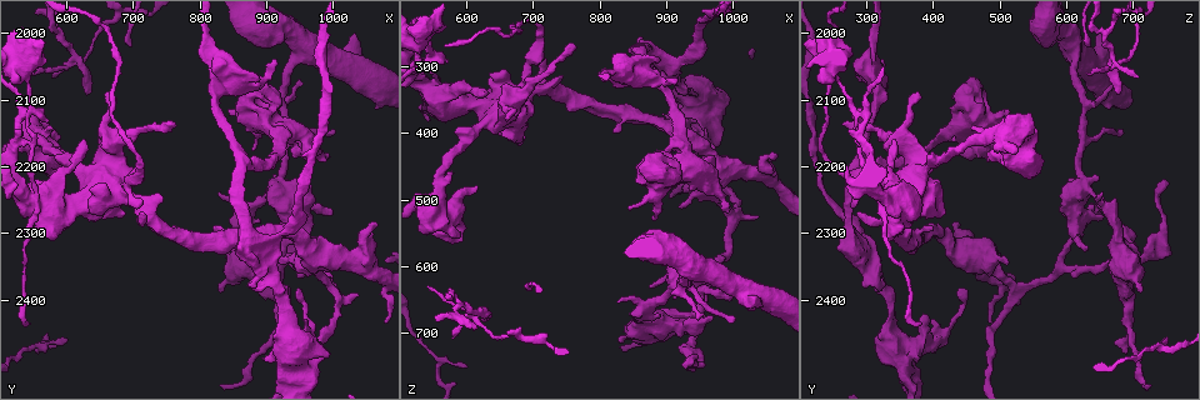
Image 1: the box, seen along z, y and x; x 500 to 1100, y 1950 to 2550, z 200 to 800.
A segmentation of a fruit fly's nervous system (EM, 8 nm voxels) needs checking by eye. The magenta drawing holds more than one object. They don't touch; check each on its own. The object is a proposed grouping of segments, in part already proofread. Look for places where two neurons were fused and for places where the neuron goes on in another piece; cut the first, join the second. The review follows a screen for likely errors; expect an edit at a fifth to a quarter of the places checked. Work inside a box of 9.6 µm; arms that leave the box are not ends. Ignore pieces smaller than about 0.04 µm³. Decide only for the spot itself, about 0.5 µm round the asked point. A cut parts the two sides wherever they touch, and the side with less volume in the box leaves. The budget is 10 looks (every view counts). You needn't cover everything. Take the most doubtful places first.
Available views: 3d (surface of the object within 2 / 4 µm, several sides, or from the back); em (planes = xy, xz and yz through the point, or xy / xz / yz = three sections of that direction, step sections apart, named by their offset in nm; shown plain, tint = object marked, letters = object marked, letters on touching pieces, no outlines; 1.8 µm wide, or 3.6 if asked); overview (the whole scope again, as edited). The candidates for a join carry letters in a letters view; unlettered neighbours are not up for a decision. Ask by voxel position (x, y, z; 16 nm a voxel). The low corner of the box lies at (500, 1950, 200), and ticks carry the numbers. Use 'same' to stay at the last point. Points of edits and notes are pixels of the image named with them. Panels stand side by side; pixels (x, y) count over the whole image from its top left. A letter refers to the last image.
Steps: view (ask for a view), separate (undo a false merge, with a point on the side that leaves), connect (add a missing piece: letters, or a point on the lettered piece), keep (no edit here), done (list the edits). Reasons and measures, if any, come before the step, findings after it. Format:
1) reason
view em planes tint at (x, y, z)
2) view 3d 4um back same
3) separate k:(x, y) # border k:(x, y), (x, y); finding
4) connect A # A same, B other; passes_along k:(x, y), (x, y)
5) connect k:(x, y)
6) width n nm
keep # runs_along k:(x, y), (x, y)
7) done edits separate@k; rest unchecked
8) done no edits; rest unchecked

thick turns thin
view em planes letters at (620, 2045, 665)

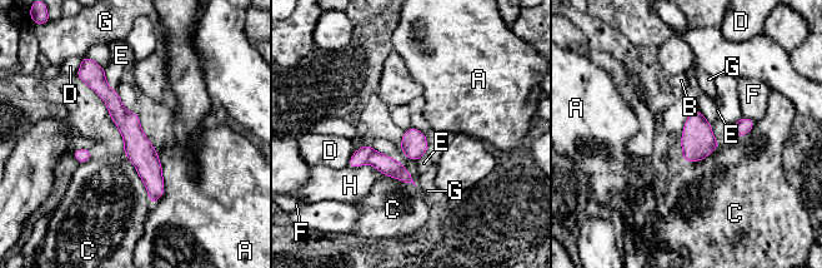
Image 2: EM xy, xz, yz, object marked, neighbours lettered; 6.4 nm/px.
longest_contact C 380 nm
separate 2:(360, 157) # A other, B other, C other, D other, E other, F other, G other, H other; part_leaving 2:(93, 73), (129, 124), (153, 200); two neurons meet here

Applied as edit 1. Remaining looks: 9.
see it whole again
view overview

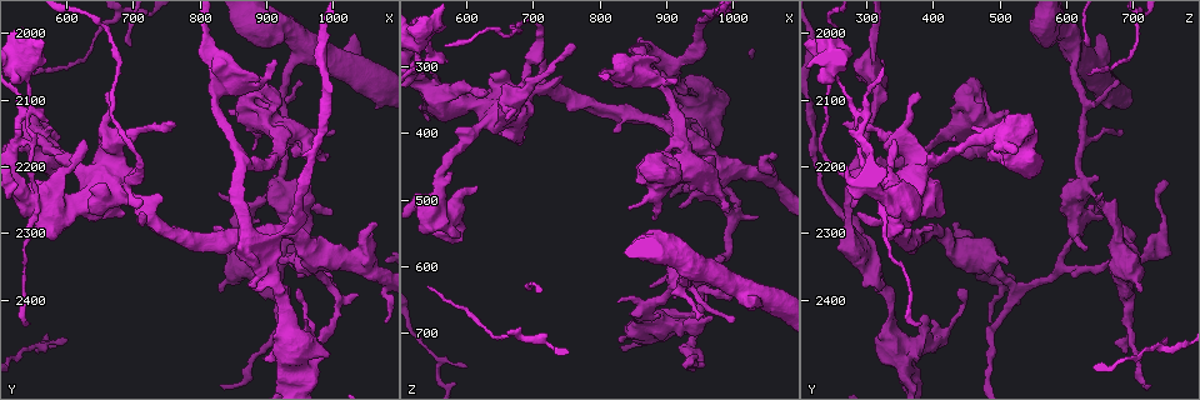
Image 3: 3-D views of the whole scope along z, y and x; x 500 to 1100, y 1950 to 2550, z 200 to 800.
a fork
view em 3.6um xz step 8 tint at (840, 2080, 315)

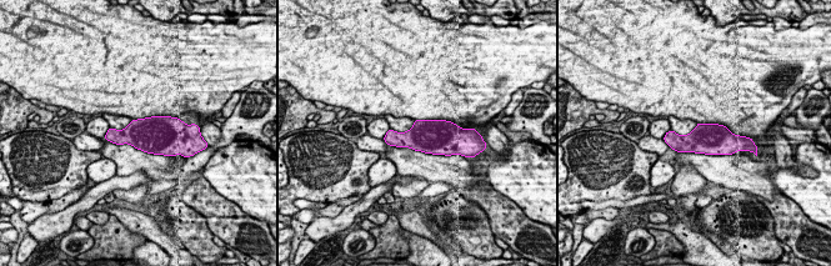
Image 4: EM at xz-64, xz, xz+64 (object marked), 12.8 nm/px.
another direction
view em 3.6um planes letters same

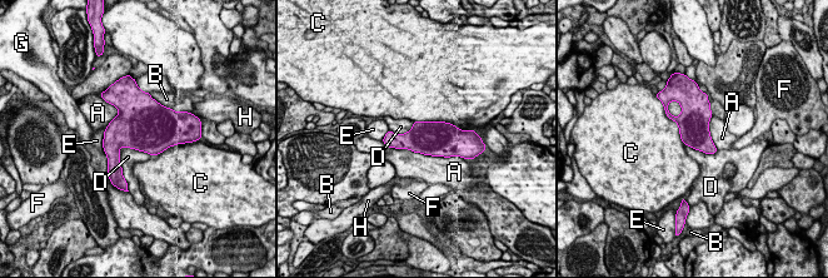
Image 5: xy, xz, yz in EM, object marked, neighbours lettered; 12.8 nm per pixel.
keep # A other, B other, C other, D other, E other, F other, G other, H other; one neuron here

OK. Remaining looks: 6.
branch stops here
view em planes letters at (990, 2190, 520)

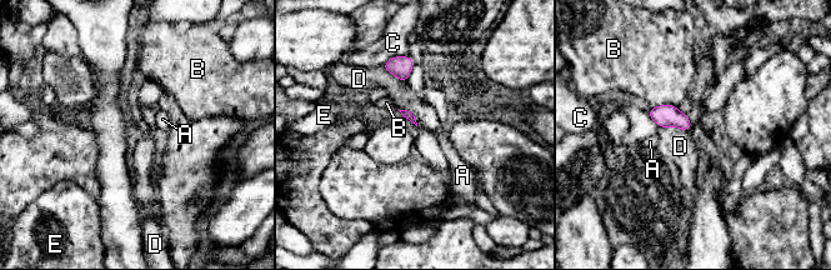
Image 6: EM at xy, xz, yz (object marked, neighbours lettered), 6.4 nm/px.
keep # A other, B other, C other, D other, E other; border 6:(661, 128), (676, 126), (689, 131); none of them fits

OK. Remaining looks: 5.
calibre changes
view 3d 4um back at (560, 2160, 465)

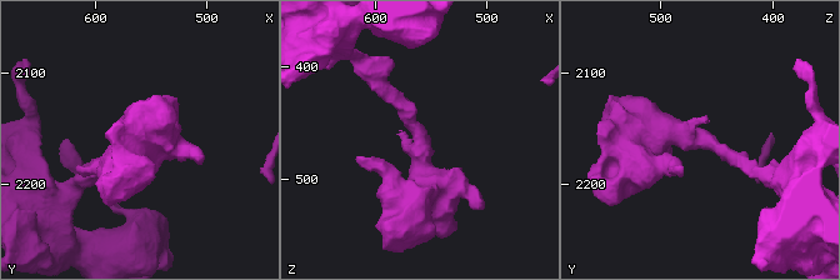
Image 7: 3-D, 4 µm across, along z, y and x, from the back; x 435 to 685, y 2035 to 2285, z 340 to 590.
arm_widths 200, 460 nm; need the tissue
view em yz step 16 tint at (556, 2160, 462)

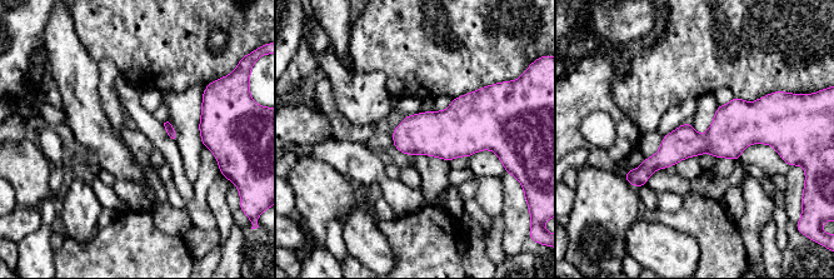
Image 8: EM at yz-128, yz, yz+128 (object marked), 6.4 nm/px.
view em planes letters same

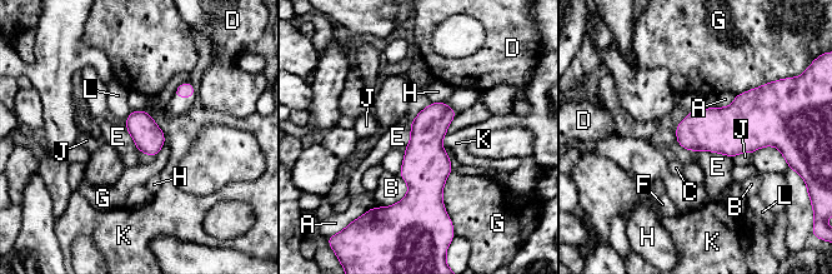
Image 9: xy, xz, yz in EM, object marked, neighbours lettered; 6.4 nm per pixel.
width 190 nm
keep # A other, B other, C other, D other, E other, F other, G other, H other, J other, K other, L other; border 9:(695, 152), (718, 152), (731, 158); all the same neuron

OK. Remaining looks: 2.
done edits separate@2; rest unchecked

